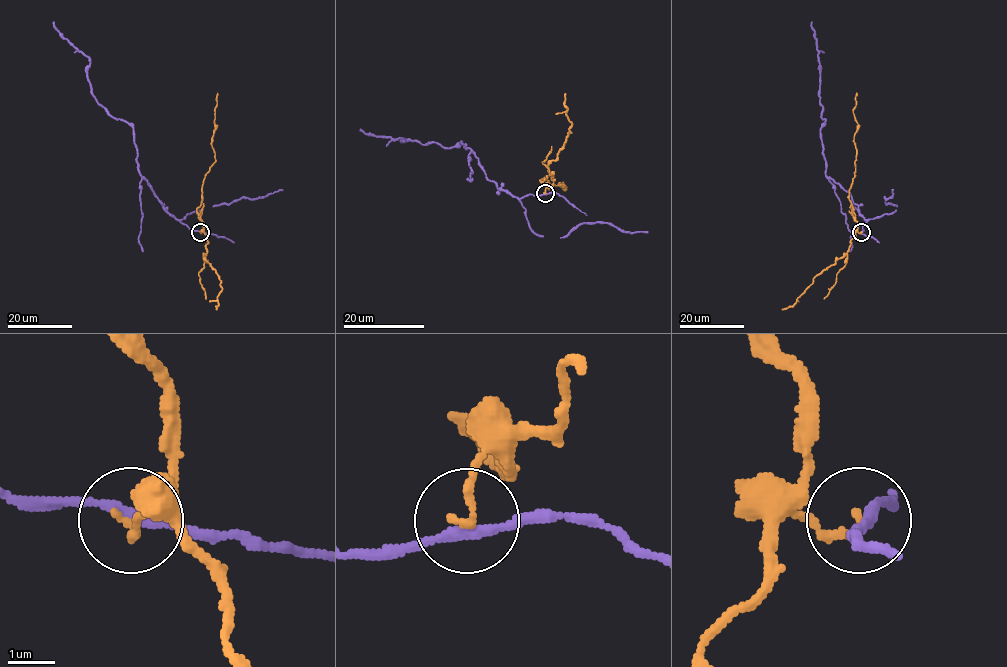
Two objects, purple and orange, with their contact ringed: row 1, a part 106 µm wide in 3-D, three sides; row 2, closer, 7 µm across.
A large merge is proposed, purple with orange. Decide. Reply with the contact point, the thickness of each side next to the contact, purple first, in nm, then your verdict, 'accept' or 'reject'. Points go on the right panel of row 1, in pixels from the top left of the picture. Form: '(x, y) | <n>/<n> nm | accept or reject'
(861, 232) | 220/190 nm | reject

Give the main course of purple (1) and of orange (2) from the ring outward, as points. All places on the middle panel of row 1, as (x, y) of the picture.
1: (545, 193), (518, 200), (499, 189), (487, 177), (479, 159), (460, 142), (445, 148), (367, 135), (360, 129)
2: (545, 192), (547, 177), (551, 184), (566, 186)

